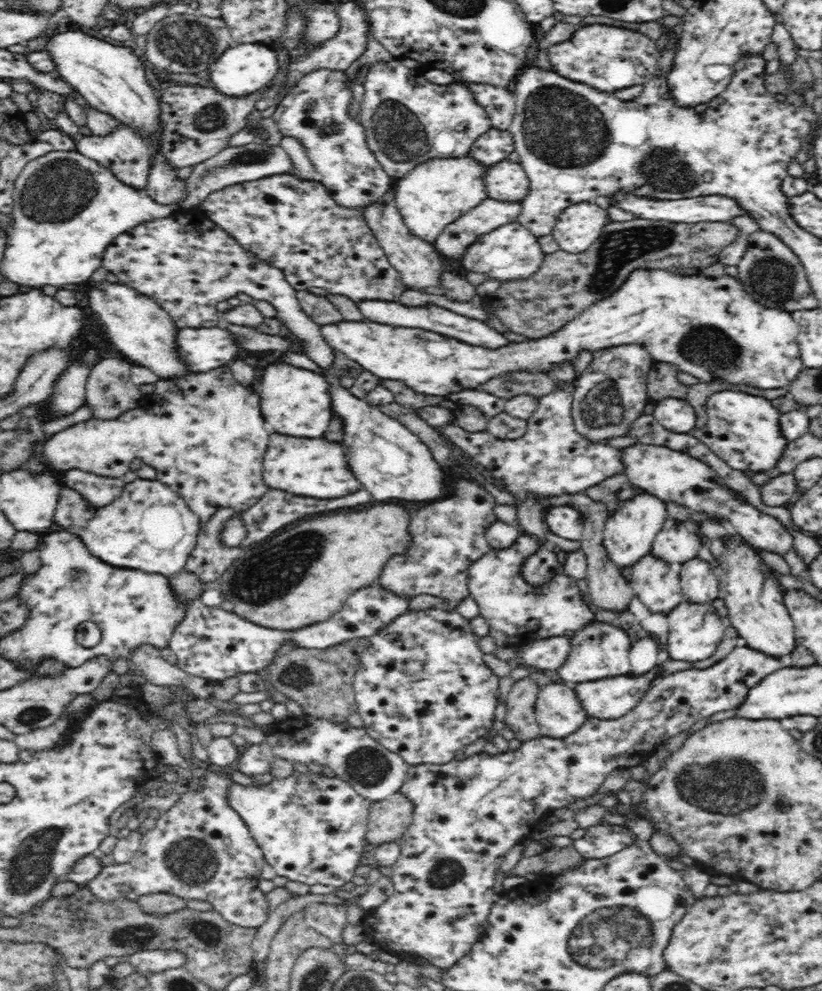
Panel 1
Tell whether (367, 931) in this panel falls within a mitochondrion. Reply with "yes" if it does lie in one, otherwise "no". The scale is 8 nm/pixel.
no

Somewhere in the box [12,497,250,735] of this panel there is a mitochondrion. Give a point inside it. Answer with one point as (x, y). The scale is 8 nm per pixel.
(35, 714)

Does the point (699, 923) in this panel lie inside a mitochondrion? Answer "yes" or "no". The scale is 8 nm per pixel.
no

